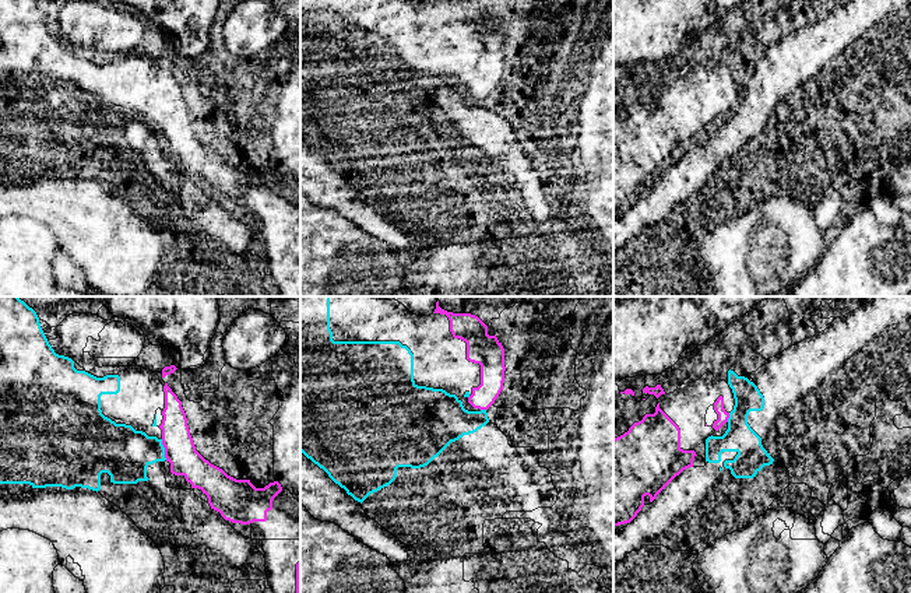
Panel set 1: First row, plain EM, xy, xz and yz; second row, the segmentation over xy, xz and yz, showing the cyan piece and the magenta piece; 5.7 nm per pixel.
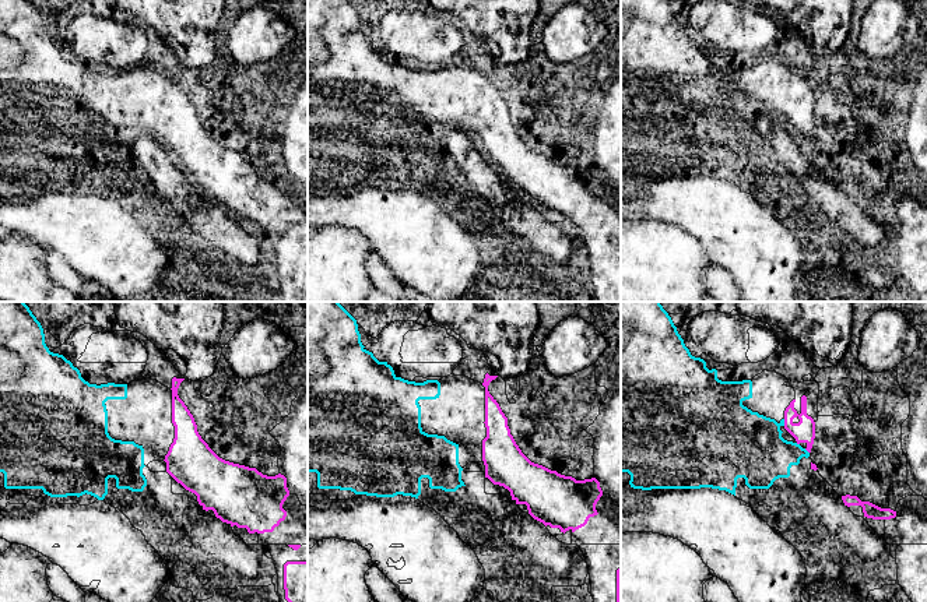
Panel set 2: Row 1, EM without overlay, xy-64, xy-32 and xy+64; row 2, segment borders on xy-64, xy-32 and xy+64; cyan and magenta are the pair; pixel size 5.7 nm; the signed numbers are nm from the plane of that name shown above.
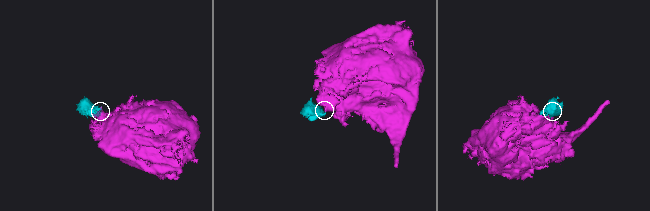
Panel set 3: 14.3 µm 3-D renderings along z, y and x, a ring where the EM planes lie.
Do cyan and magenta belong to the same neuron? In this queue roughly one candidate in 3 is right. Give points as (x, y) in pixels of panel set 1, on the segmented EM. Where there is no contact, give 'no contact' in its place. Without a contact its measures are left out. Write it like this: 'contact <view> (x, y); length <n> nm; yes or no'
contact xy (164, 449); length 120 nm; yes

